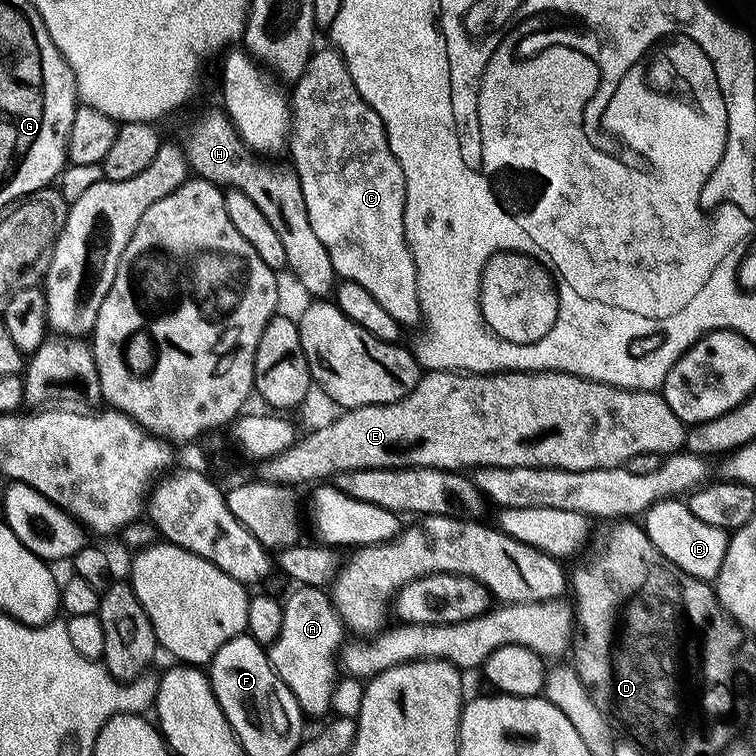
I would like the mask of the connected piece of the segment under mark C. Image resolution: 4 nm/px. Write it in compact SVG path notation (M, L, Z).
M335 47L313 51L308 60L306 70L300 74L299 80L295 81L293 92L290 92L290 135L286 141L287 151L292 151L292 164L294 175L300 179L302 186L302 198L306 198L306 214L310 218L310 226L314 226L314 234L318 234L318 242L326 248L326 254L330 254L333 273L345 280L358 282L362 290L370 290L374 298L378 298L380 305L385 308L401 325L421 323L420 303L416 301L416 267L412 261L412 251L404 237L404 207L406 206L406 182L402 174L402 166L398 158L394 158L394 150L390 150L388 135L384 129L382 118L366 102L354 82L348 63L340 55Z

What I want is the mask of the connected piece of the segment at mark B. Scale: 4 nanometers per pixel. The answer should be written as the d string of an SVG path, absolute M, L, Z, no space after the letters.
M667 499L651 507L642 516L642 527L658 550L674 562L675 566L680 566L686 574L712 582L722 570L729 533L718 526L706 526L706 522L694 518L683 499Z

